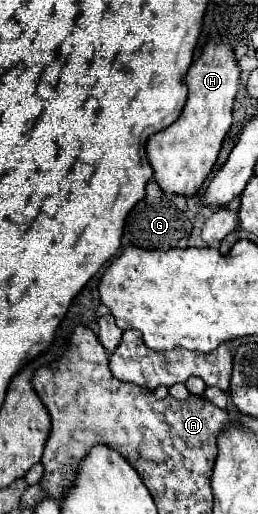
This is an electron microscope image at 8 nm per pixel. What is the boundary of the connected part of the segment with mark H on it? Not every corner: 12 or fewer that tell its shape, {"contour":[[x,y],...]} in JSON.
{"contour":[[224,40],[188,74],[180,118],[148,138],[164,194],[196,196],[232,126],[240,70]]}

